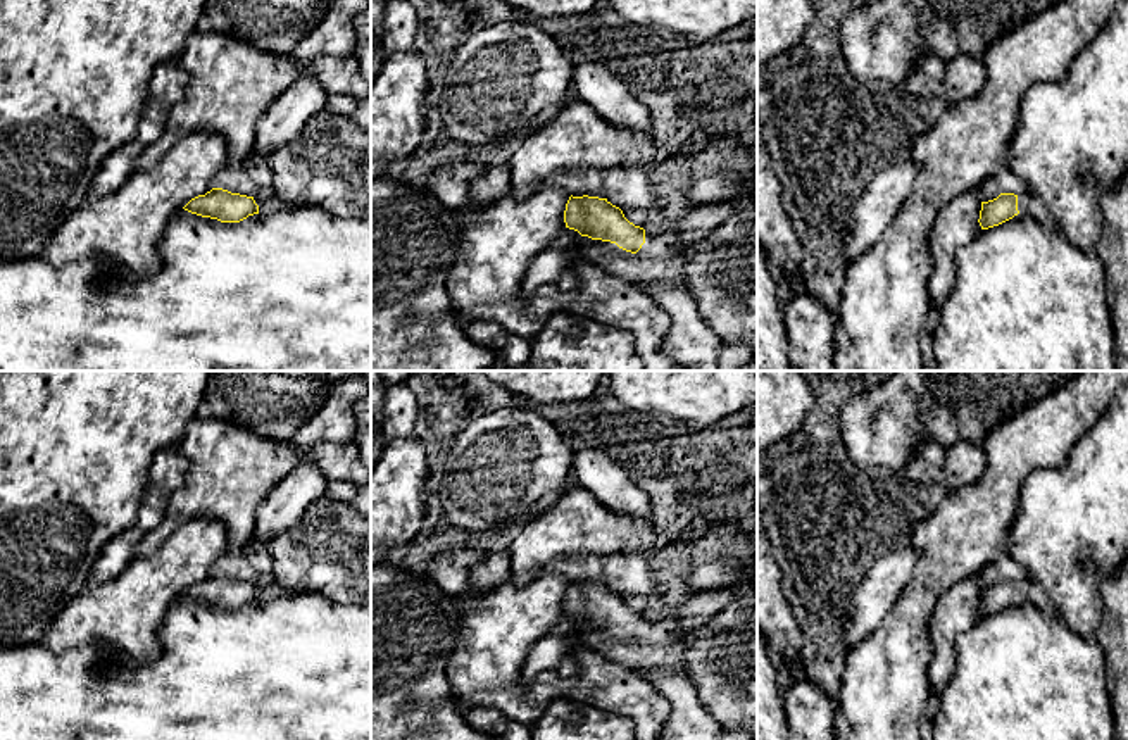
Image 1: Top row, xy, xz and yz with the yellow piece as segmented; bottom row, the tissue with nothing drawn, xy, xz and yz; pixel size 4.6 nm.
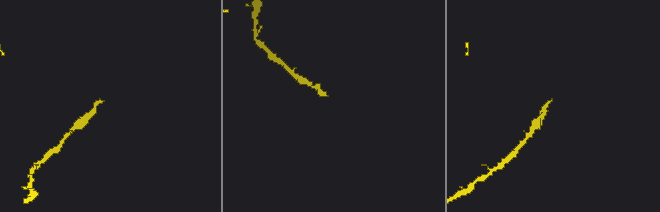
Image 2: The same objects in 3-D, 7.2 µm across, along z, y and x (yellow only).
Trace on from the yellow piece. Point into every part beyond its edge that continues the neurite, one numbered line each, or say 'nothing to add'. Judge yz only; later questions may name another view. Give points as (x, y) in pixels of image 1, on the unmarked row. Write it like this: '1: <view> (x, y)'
1: yz (1030, 590)

